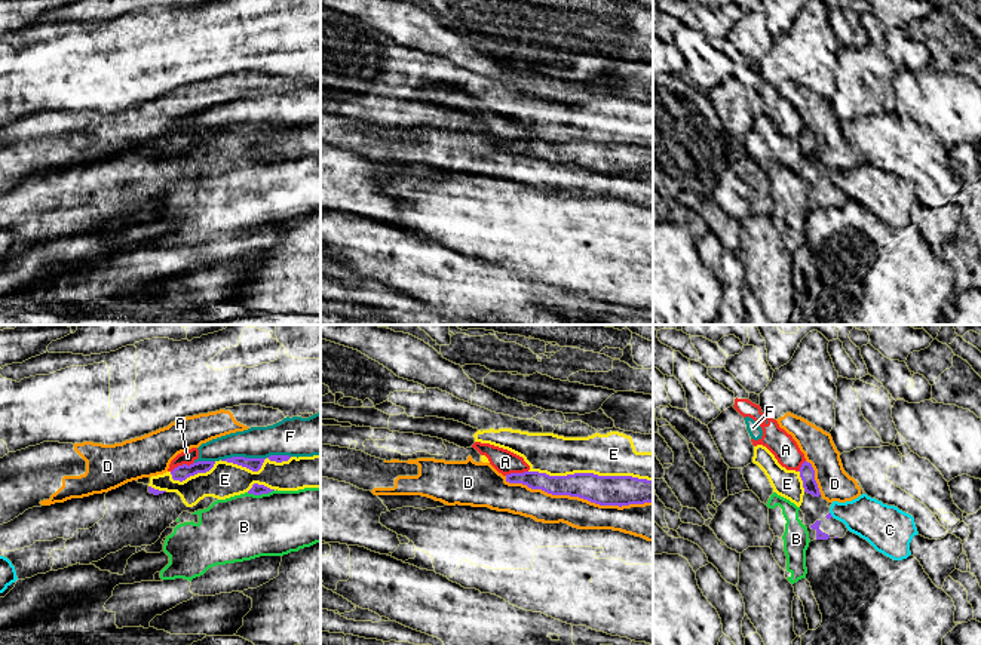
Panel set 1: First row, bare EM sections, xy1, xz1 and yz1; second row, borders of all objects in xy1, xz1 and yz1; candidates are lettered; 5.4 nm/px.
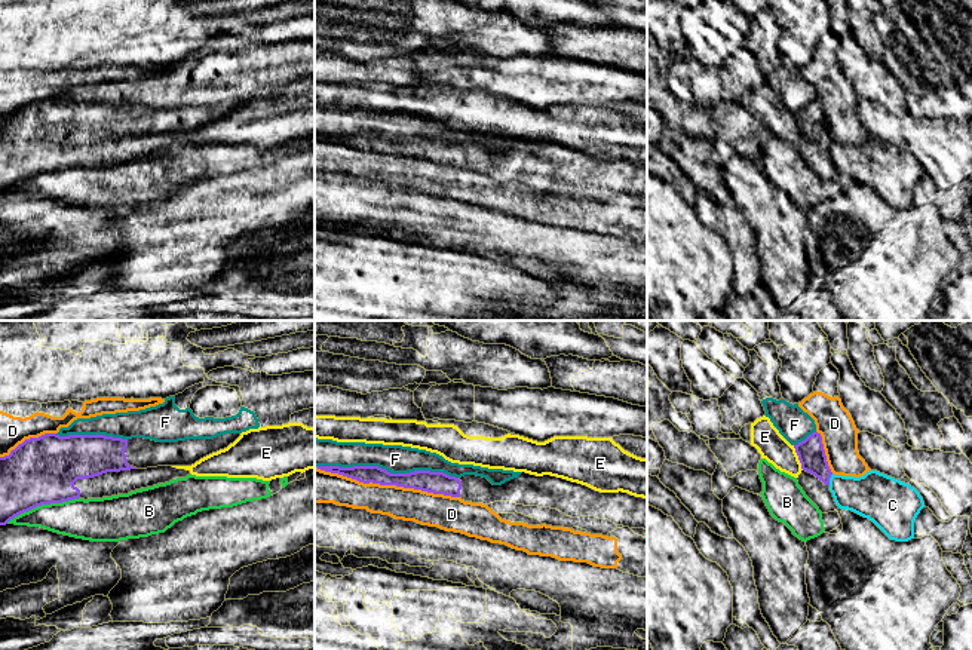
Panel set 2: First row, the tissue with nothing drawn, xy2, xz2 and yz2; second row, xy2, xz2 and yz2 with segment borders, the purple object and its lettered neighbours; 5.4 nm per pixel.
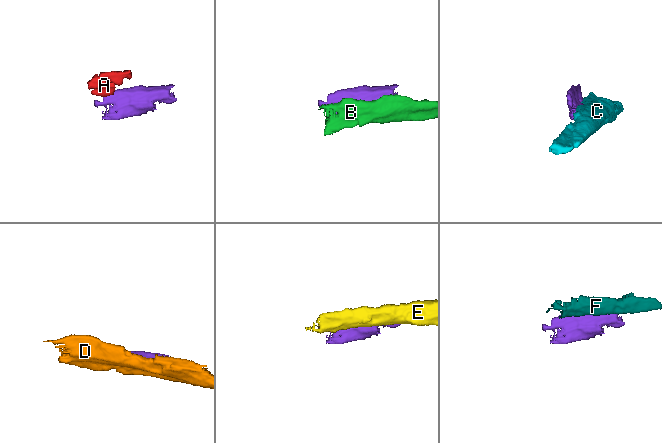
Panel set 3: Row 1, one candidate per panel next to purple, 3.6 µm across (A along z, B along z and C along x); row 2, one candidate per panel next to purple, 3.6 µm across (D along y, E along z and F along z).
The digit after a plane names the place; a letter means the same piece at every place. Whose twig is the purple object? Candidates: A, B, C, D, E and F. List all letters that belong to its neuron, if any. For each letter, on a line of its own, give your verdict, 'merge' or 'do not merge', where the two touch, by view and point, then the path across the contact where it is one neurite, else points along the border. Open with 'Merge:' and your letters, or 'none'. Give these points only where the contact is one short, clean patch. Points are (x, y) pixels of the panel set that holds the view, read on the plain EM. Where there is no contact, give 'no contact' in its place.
Merge: none
A: do not merge; contact xy1 (183, 132); border xy1 (193, 129), (178, 132), (171, 140)
B: do not merge; contact xy2 (42, 171)
C: do not merge; contact yz2 (828, 147)
D: do not merge; contact xz1 (578, 163)
E: do not merge; contact xz1 (591, 141)
F: do not merge; contact xz2 (386, 138)

